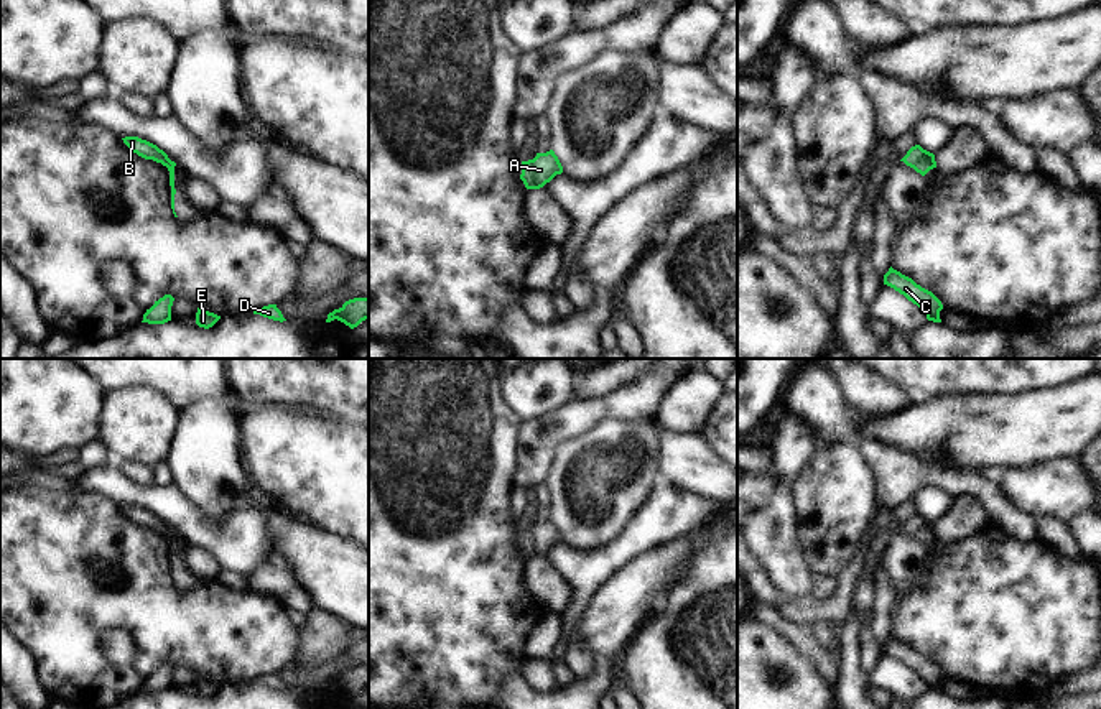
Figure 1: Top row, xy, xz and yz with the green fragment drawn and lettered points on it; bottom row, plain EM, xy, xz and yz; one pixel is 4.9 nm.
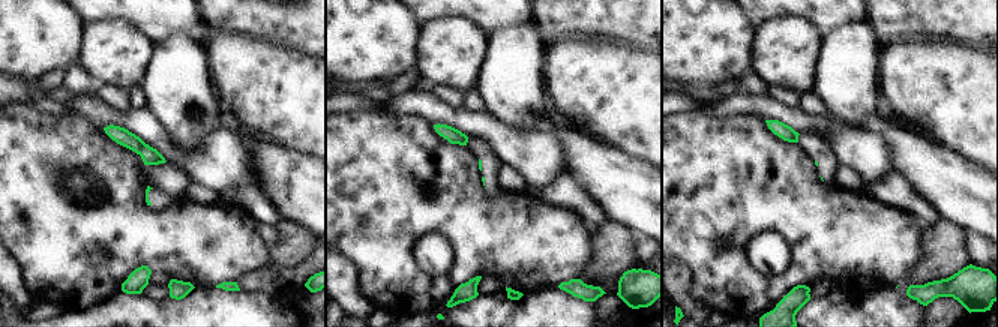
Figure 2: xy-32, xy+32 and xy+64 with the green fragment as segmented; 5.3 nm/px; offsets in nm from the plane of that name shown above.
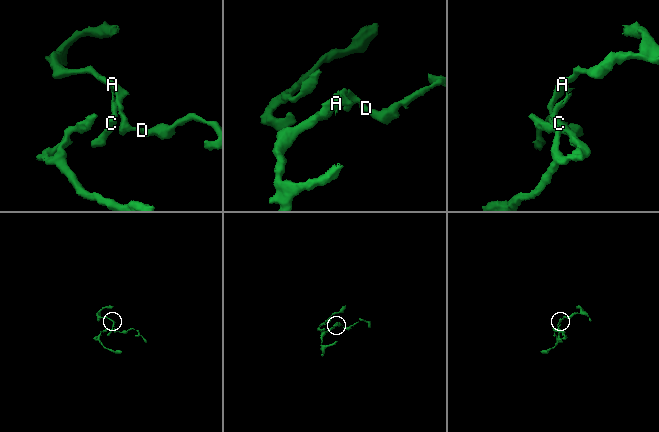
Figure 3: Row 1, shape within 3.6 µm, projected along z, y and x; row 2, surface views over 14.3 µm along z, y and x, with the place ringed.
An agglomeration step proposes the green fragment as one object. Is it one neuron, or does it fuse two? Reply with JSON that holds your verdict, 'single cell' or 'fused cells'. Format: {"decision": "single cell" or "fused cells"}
{"decision": "fused cells"}

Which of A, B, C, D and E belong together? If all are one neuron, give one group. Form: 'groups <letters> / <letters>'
groups A B D E / C

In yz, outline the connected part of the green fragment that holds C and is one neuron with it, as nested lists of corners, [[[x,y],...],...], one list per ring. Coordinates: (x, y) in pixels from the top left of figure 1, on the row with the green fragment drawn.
[[[892,266],[884,275],[884,285],[894,288],[900,294],[904,294],[908,301],[917,304],[925,314],[928,321],[941,322],[940,311],[943,309],[941,301],[928,290],[917,285],[912,278],[902,275]]]

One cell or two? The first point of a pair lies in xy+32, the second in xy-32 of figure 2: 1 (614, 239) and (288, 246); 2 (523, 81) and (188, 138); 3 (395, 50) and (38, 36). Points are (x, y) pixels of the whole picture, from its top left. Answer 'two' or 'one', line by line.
1: one
2: one
3: one

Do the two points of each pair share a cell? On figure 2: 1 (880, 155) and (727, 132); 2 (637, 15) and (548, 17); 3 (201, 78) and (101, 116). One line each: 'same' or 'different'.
1: different
2: same
3: different

